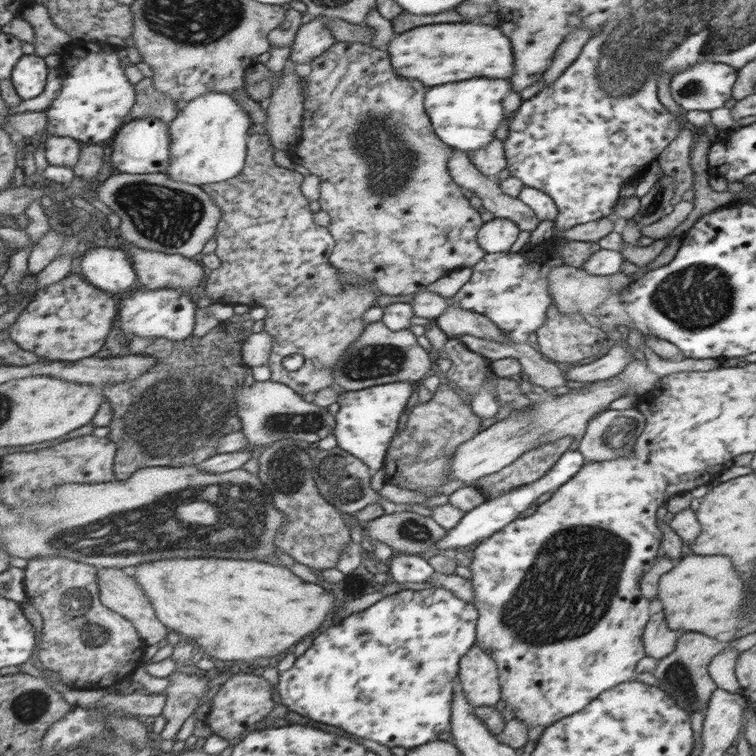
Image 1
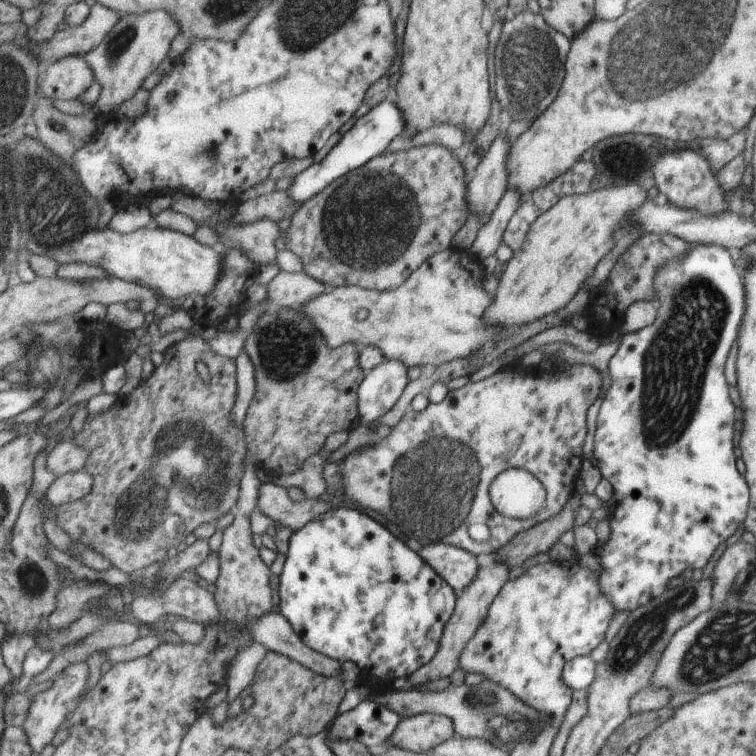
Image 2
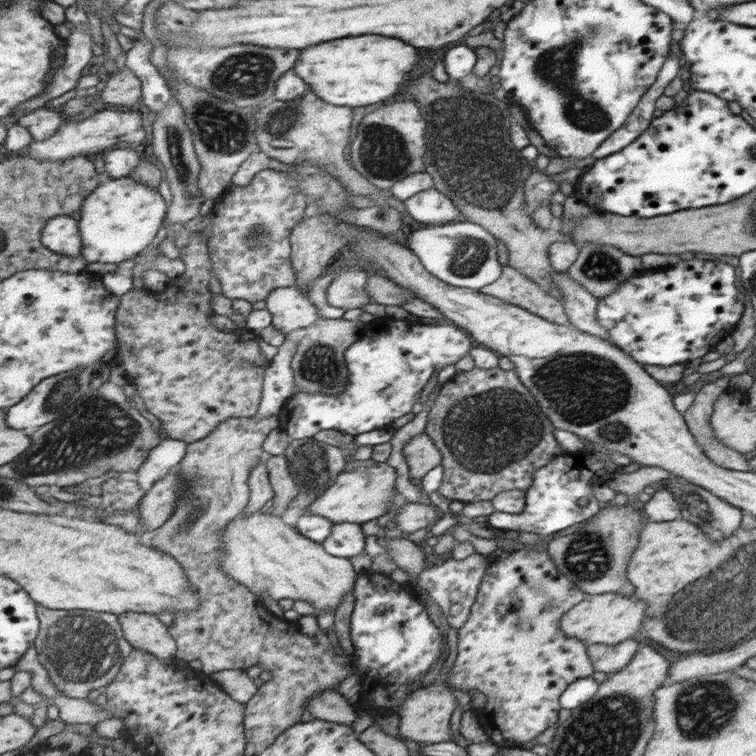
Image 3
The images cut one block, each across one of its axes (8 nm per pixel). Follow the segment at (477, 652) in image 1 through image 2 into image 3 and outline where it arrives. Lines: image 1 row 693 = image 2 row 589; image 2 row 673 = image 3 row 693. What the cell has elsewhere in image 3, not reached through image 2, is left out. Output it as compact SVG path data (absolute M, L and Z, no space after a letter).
M433 682L426 687L417 689L399 705L397 711L399 722L399 735L403 735L405 740L411 740L411 744L420 743L440 743L449 741L452 737L449 734L449 716L457 708L455 696L442 682Z

